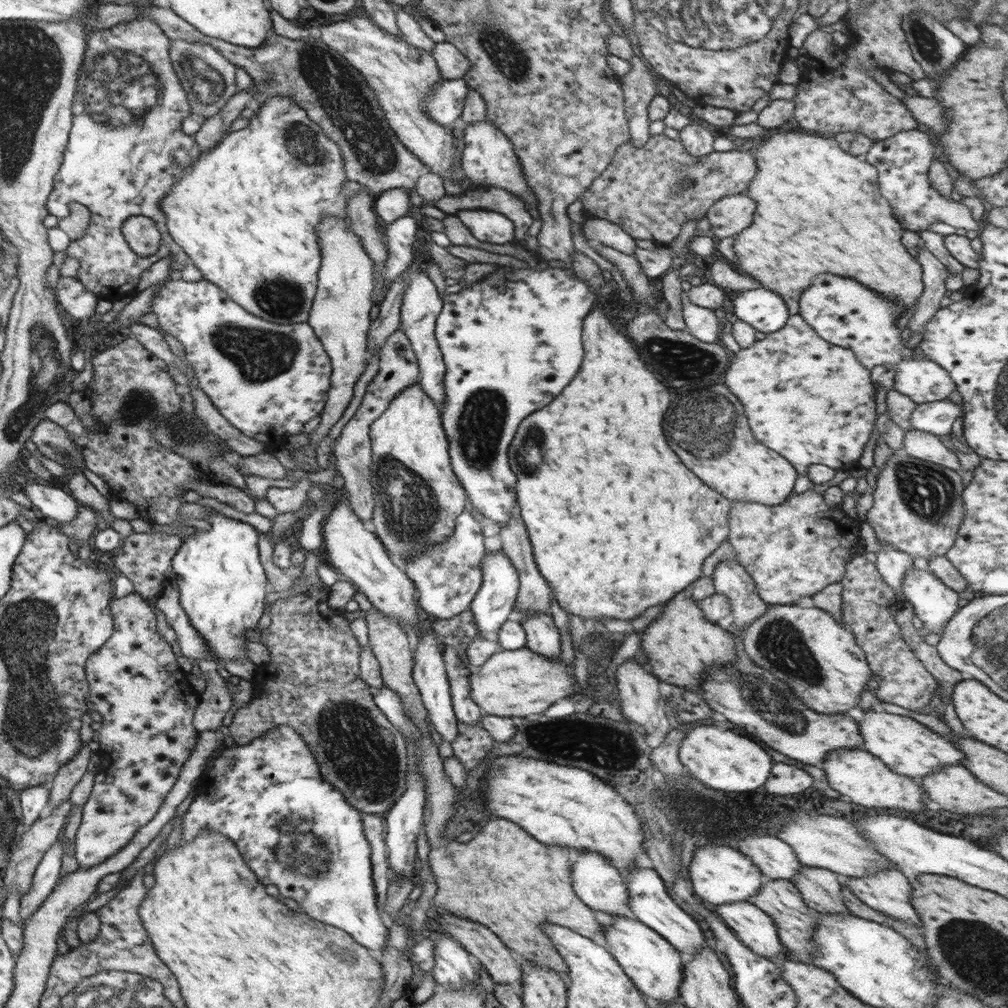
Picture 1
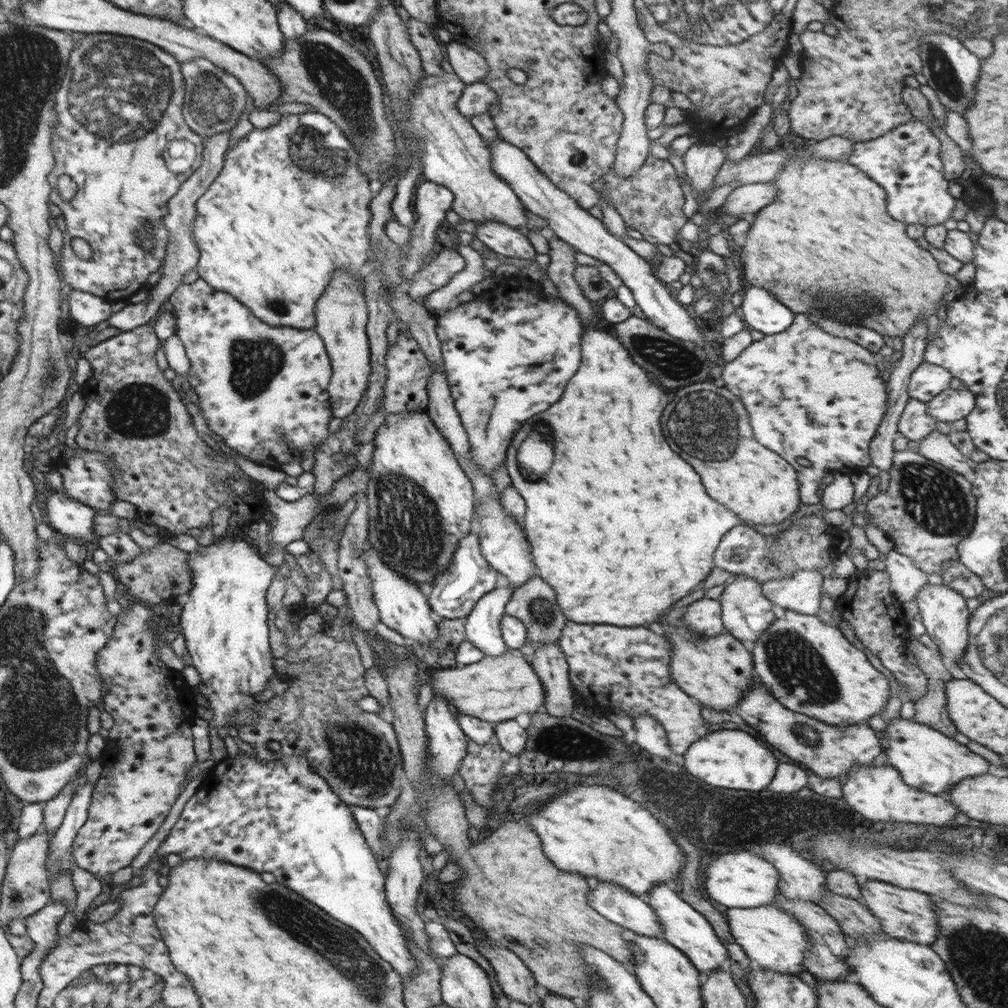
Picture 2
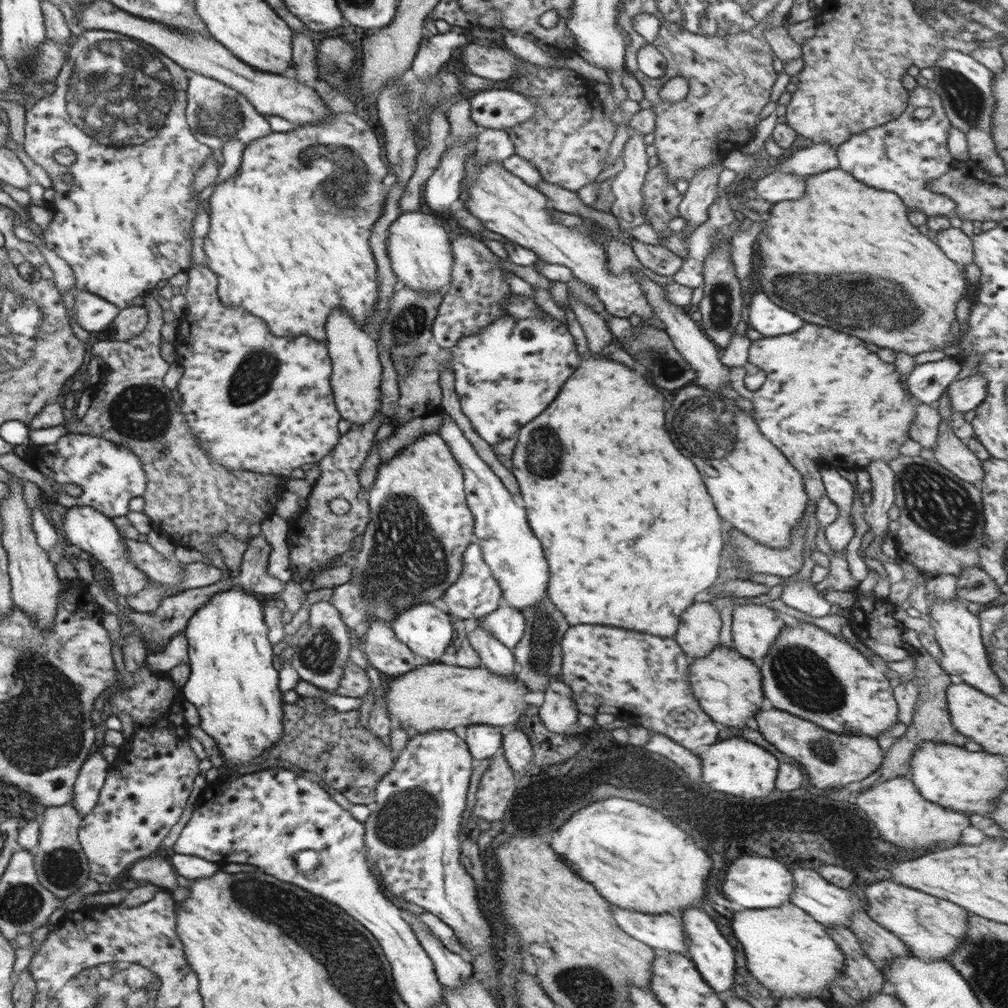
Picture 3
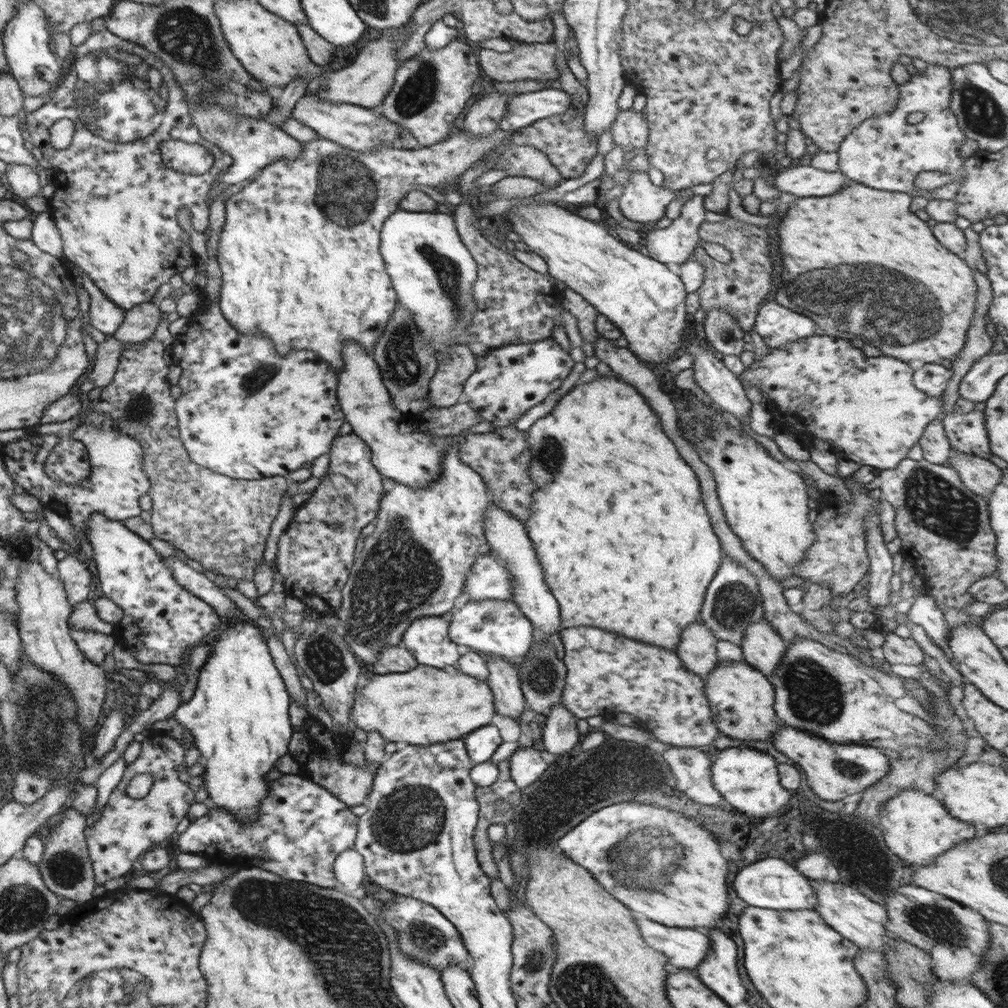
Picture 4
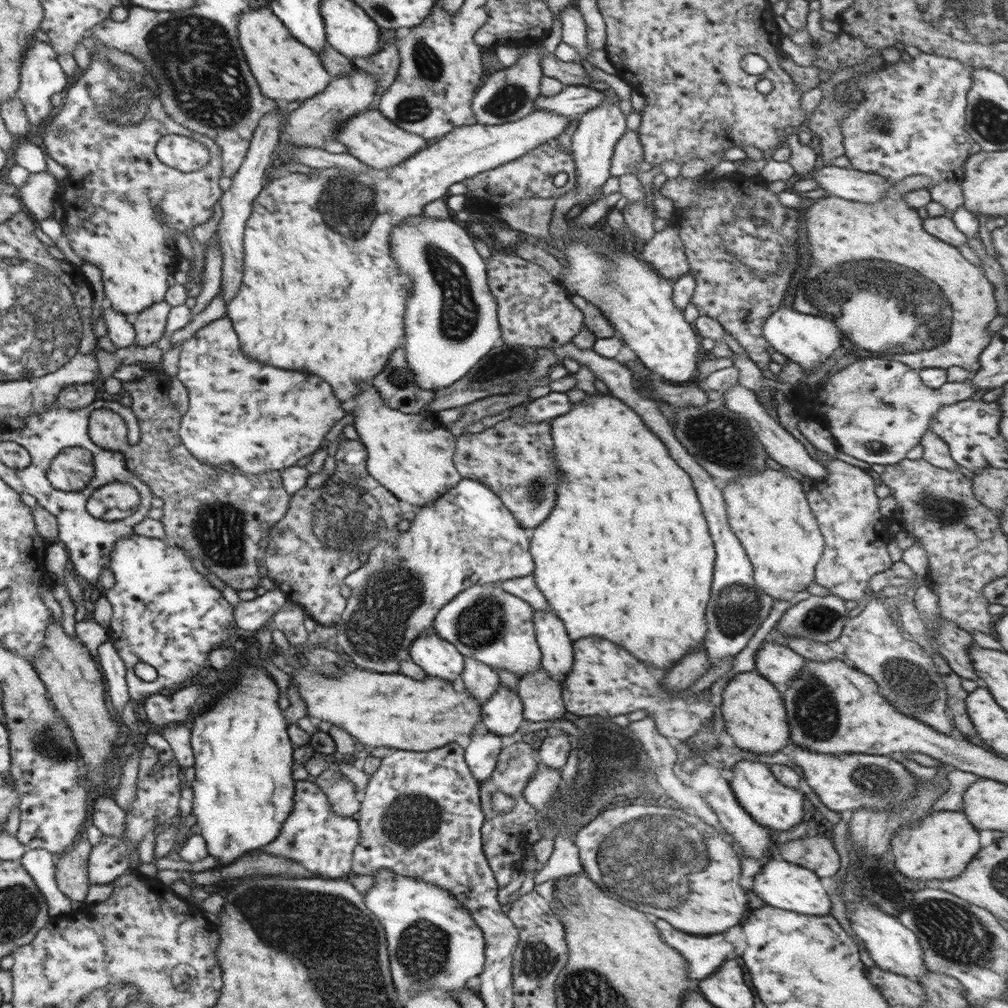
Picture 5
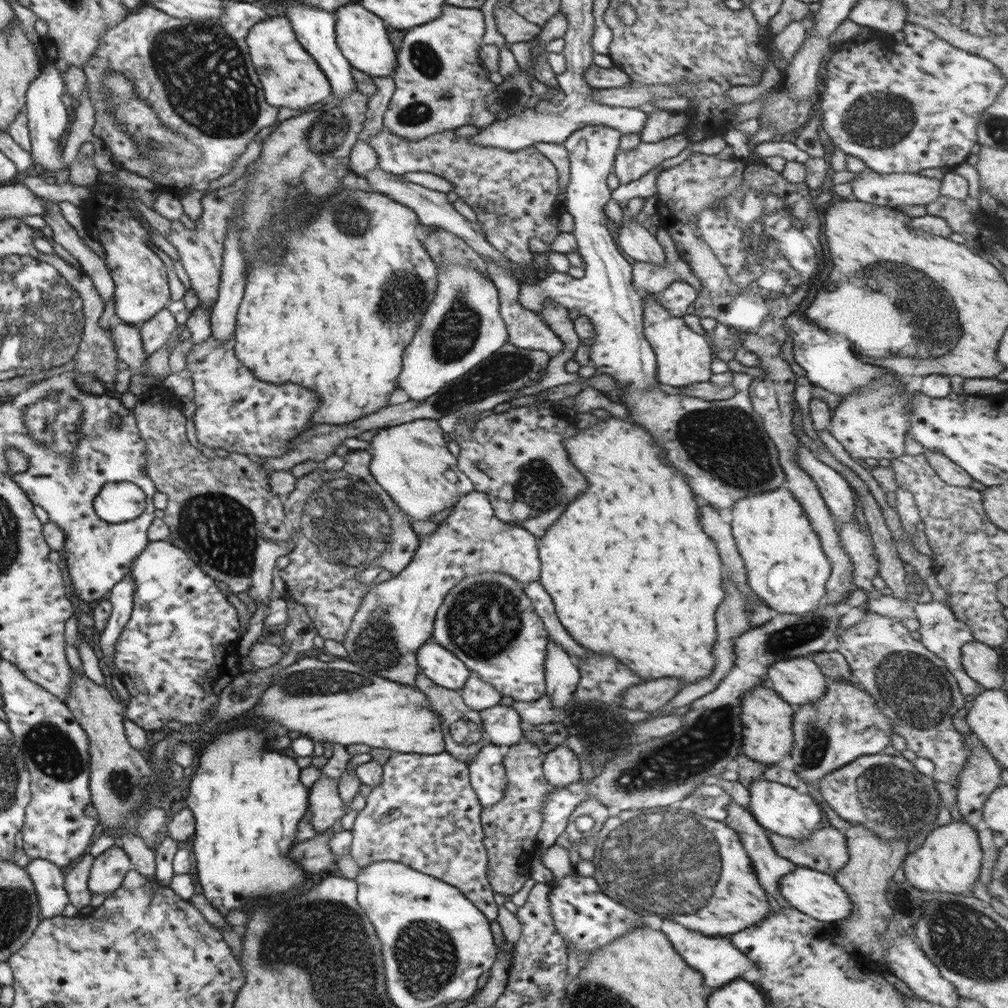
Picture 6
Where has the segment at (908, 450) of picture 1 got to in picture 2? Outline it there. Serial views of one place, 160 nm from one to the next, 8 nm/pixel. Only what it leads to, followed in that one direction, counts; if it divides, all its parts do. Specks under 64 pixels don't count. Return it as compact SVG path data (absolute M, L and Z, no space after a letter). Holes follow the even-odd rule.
M940 430L932 431L917 443L916 451L924 458L933 460L954 472L960 473L962 476L972 476L974 474L976 465L972 465L971 461L956 449L949 436L941 433Z

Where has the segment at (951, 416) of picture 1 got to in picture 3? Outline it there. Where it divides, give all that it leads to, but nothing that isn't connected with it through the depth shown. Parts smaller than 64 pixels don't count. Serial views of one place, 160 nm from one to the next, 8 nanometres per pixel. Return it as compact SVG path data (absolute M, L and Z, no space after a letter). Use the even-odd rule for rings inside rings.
M981 374L952 381L948 386L948 400L953 412L968 412L984 402L987 393L987 380Z

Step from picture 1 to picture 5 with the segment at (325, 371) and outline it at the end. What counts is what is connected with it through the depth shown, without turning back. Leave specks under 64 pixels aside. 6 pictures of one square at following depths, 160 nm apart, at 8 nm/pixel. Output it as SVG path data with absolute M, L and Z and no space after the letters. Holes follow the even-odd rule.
M225 315L214 322L210 322L207 326L204 326L201 330L198 330L189 339L189 341L183 342L180 346L179 354L179 370L176 378L186 386L188 390L188 411L183 415L179 424L179 435L184 443L184 446L202 463L228 468L230 466L236 467L241 472L249 472L249 474L261 474L268 471L281 471L284 468L294 466L300 458L304 456L312 455L321 445L324 444L324 436L330 432L330 428L340 422L344 415L347 413L346 406L336 398L333 388L325 383L324 380L320 380L318 376L314 374L308 374L308 372L294 372L294 370L284 370L262 364L260 361L246 356L241 349L239 338L234 331L231 320Z

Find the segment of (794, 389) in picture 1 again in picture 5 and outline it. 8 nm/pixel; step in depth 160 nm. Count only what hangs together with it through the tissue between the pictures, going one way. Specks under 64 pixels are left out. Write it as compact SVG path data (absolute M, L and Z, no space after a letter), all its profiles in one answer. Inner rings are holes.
M862 358L856 359L856 362L844 366L842 370L834 372L834 374L827 373L826 382L820 384L820 381L814 385L806 385L806 378L812 374L812 370L805 369L801 364L790 359L781 359L781 372L777 374L780 382L784 384L792 384L801 390L803 394L817 397L814 400L816 405L813 414L817 418L821 418L822 423L831 432L833 439L839 446L839 451L844 454L849 454L868 462L868 464L882 464L888 466L898 464L906 454L914 448L917 444L921 444L921 438L928 431L928 425L934 415L940 408L947 404L954 404L962 400L968 399L972 394L979 390L969 382L969 377L961 382L947 382L940 388L928 388L921 381L919 370L910 368L907 363L901 363L897 360L884 360L884 358Z

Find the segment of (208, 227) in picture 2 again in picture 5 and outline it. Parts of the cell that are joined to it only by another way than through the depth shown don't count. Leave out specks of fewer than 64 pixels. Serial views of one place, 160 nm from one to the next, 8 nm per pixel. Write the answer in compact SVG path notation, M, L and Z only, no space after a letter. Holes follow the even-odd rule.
M534 110L530 115L512 123L500 125L482 125L474 124L469 126L460 126L453 128L447 135L437 142L432 142L426 148L420 149L415 155L409 156L403 163L391 166L390 168L377 169L368 167L362 174L351 171L349 168L321 168L315 172L290 173L288 176L276 178L272 182L267 182L260 194L252 203L252 214L248 217L245 224L243 249L244 264L243 275L240 288L236 296L227 302L226 316L231 320L234 331L239 338L242 352L262 364L275 366L284 370L306 370L312 372L324 382L328 383L335 392L336 398L344 406L348 406L348 401L353 400L359 392L359 384L367 383L372 380L380 371L383 371L384 365L387 365L390 355L396 349L405 346L404 334L404 315L406 310L405 300L411 295L411 280L401 268L397 266L395 260L391 257L390 250L390 231L400 223L403 223L408 217L420 216L423 214L423 208L429 202L446 198L448 189L456 183L462 183L466 179L474 177L479 172L484 172L502 164L509 163L511 160L530 152L533 148L544 143L552 143L565 128L576 118L562 117L550 111Z

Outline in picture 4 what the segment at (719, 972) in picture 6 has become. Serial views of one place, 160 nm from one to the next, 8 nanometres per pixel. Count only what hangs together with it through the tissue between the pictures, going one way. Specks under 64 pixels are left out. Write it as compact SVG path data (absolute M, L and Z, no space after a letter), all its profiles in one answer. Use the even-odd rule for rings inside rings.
M643 915L636 916L635 923L644 942L668 957L670 968L696 972L696 967L705 959L711 943L707 932L666 926Z

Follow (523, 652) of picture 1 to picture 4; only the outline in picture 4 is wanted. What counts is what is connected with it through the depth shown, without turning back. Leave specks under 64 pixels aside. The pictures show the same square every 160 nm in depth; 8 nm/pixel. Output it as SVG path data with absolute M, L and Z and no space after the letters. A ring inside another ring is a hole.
M419 665L408 672L367 672L361 685L364 687L355 691L350 717L367 734L379 732L388 742L426 746L460 739L464 734L490 725L497 714L494 695L487 681L456 669L440 670Z

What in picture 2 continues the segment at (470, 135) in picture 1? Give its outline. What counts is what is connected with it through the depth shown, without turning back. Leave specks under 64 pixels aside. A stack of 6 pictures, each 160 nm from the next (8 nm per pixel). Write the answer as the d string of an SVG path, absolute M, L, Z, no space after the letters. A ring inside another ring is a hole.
M496 139L491 143L485 141L485 143L491 152L492 170L502 181L510 185L512 191L522 201L525 210L547 220L548 226L555 232L555 236L571 244L577 251L588 254L601 263L608 264L620 277L624 286L630 288L636 304L640 306L642 314L649 322L673 337L695 342L695 345L703 347L702 339L704 336L693 319L694 315L691 309L680 304L676 300L673 290L655 277L651 263L636 254L610 231L607 231L598 217L582 208L566 192L553 186L552 182L536 168L536 165L523 150L504 139Z

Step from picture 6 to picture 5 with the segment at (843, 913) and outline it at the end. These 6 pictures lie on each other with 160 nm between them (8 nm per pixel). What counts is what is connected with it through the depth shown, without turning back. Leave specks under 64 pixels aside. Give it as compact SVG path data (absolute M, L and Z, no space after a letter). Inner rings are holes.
M774 857L762 865L760 872L754 876L753 880L751 891L774 908L808 916L830 915L832 903L830 903L827 891L822 887L820 877L803 866Z

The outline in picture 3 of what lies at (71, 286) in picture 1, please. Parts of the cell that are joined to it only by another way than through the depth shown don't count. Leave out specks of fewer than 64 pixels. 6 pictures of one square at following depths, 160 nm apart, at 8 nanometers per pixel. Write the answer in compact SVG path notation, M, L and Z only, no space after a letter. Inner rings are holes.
M87 290L74 293L76 318L80 326L92 333L100 333L114 322L121 311L119 306Z

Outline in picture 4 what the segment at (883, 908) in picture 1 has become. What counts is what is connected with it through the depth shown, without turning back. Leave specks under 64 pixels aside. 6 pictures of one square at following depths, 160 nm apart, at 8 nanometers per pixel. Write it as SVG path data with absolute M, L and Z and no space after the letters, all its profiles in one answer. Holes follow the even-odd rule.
M898 886L892 890L885 898L885 907L887 912L887 921L885 928L892 932L896 937L904 939L906 942L917 946L925 953L930 955L933 960L933 973L942 980L972 982L971 976L981 965L981 960L988 948L990 935L990 921L971 907L966 907L955 900L950 900L938 892L932 892L919 886Z

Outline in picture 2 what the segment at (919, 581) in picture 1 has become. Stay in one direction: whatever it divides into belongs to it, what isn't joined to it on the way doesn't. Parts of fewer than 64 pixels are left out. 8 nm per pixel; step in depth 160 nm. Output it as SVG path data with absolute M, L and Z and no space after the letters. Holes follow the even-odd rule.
M926 584L914 601L918 607L919 613L922 616L922 624L924 624L926 633L930 636L932 642L934 642L941 652L941 656L944 658L946 666L956 674L957 677L961 677L959 671L960 660L965 653L966 645L968 642L968 617L970 616L970 610L966 607L966 598L961 596L958 592L951 590L948 586L934 586L934 584Z

